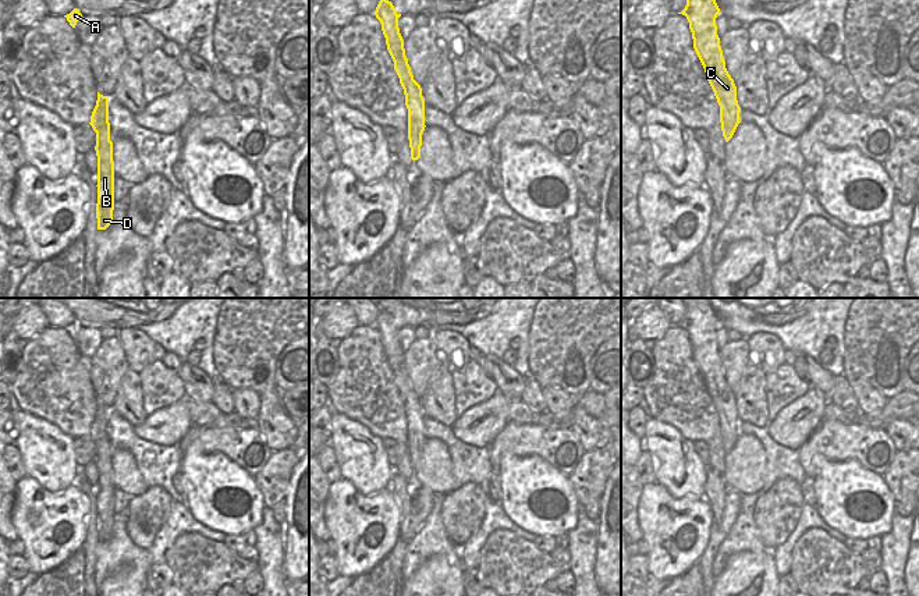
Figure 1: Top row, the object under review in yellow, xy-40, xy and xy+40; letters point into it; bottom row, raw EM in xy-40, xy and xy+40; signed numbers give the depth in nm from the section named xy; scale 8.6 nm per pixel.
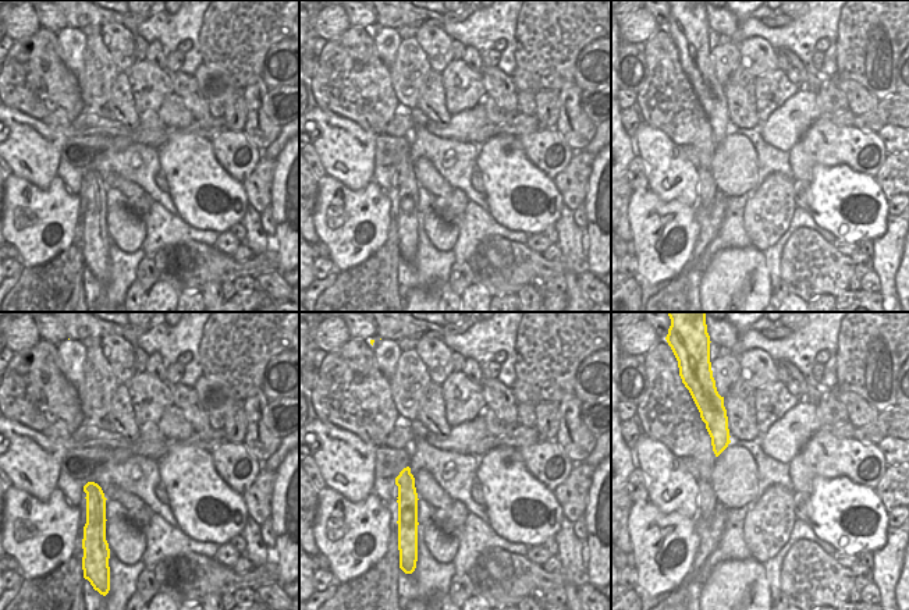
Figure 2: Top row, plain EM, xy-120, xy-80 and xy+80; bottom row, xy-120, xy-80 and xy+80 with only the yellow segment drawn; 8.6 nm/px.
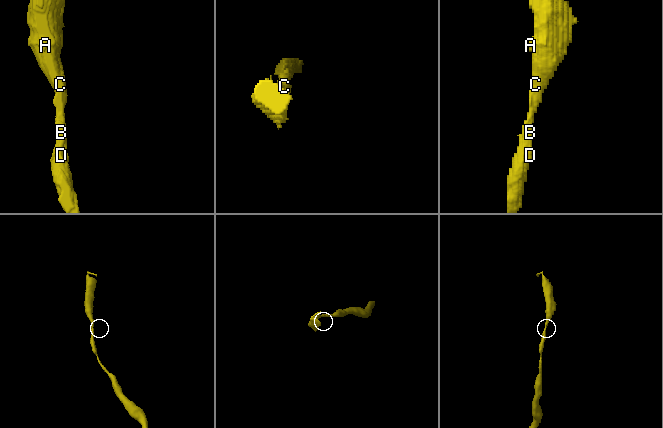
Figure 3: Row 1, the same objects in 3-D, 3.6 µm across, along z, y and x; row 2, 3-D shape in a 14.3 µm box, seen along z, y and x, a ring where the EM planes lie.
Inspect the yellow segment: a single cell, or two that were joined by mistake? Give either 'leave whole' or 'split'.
leave whole

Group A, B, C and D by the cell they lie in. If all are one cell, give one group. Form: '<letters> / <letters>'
A B C D

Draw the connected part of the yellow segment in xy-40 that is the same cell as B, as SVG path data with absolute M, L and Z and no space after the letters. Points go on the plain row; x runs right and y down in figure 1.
M97 404L96 418L91 428L91 437L96 444L97 468L97 542L106 542L113 535L114 522L114 473L110 453L109 409Z

